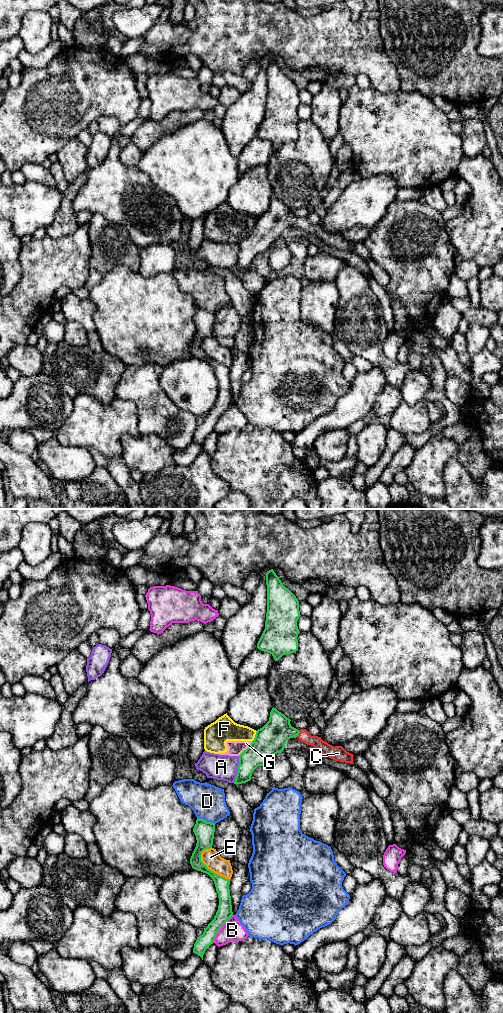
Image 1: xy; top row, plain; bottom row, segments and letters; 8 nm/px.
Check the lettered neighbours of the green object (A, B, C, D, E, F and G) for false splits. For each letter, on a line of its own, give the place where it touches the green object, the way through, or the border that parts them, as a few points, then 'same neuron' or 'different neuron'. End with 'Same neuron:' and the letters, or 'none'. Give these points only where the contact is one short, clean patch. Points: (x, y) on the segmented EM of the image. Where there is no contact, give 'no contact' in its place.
A: xy (238, 769) | different neuron
B: xy (220, 927) | different neuron
C: xy (299, 732) | across xy (269, 740), (277, 732), (299, 732), (304, 736) | same neuron
D: xy (206, 821) | different neuron
E: xy (209, 869) | different neuron
F: xy (255, 736) | along xy (257, 731), (252, 741) | different neuron
G: xy (246, 749) | along xy (252, 741), (238, 755) | different neuron
Same neuron: C

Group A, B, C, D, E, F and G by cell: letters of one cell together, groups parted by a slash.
A / B / C / D / E / F G

